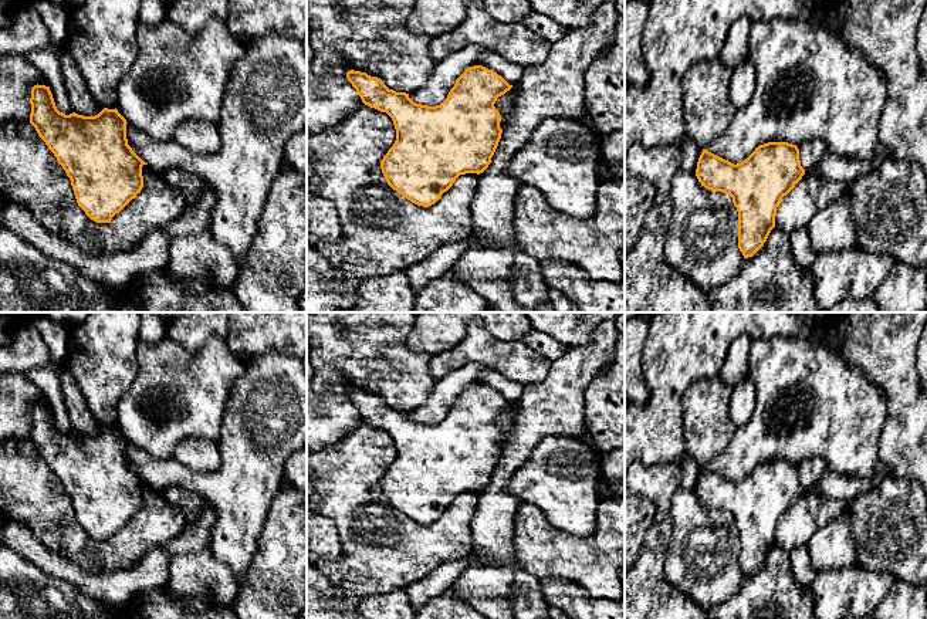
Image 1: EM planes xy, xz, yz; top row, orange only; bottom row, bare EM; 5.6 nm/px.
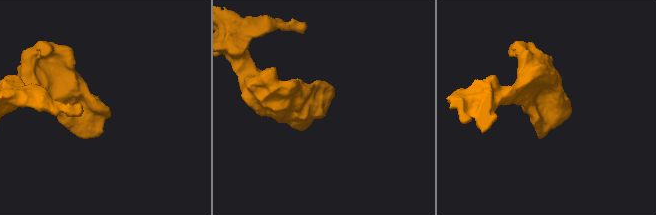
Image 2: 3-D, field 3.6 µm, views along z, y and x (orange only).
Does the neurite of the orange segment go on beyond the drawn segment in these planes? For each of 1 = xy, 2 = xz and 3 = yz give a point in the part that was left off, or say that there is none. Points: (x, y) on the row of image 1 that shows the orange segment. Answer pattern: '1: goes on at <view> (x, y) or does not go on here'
1: does not go on here
2: does not go on here
3: does not go on here

